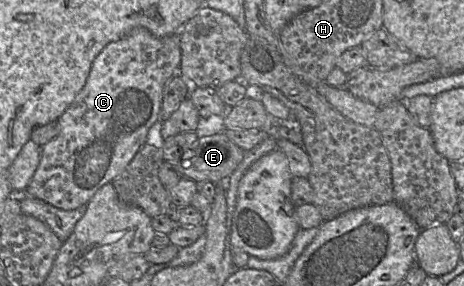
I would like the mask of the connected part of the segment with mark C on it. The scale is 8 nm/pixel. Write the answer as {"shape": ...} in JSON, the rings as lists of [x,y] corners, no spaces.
{"shape":[[[136,27],[121,39],[107,44],[94,59],[83,88],[64,113],[58,118],[58,134],[50,142],[41,147],[40,163],[25,190],[25,194],[63,210],[74,210],[87,204],[98,189],[107,183],[111,183],[124,171],[135,154],[146,143],[149,129],[157,122],[160,122],[159,113],[161,110],[164,87],[173,76],[178,75],[180,63],[180,33],[166,37],[157,37],[146,28]]]}

